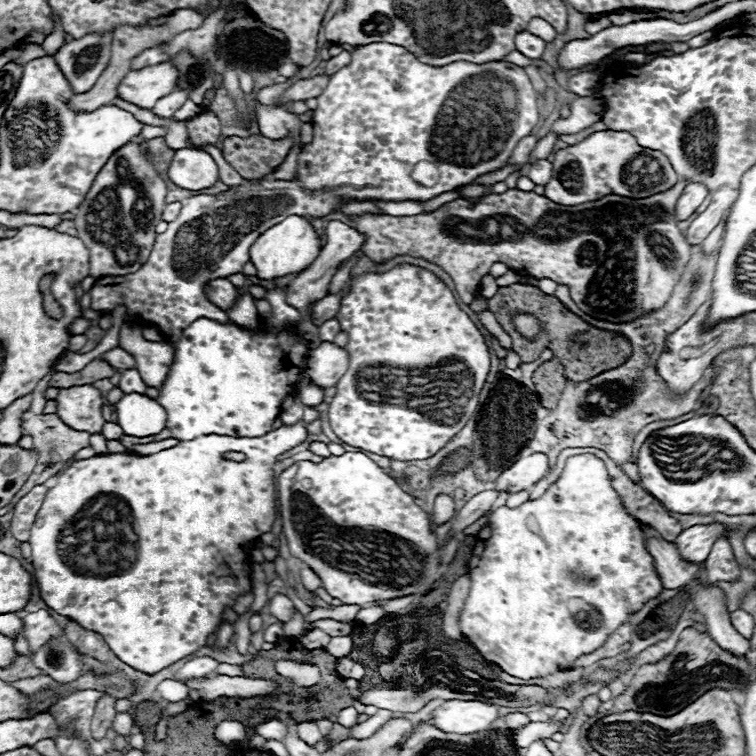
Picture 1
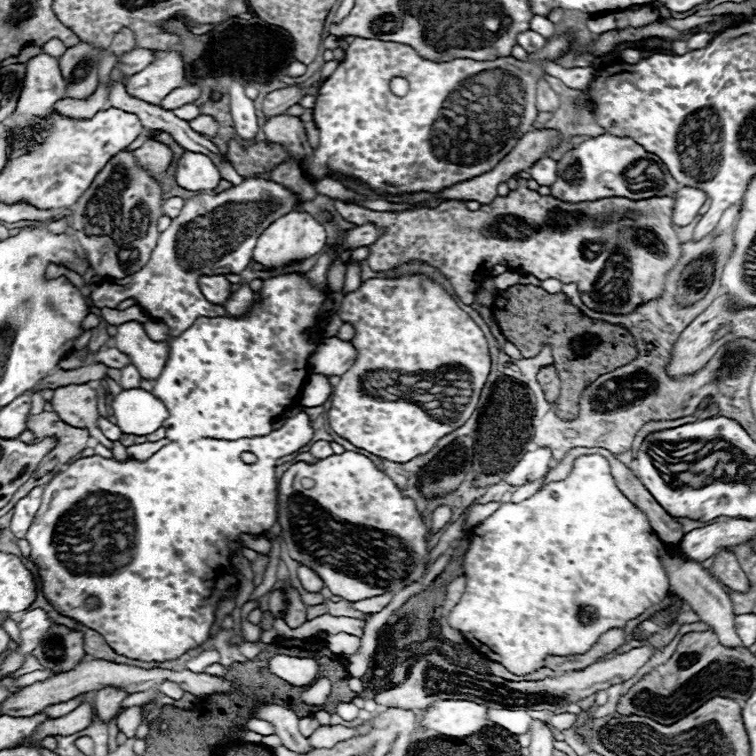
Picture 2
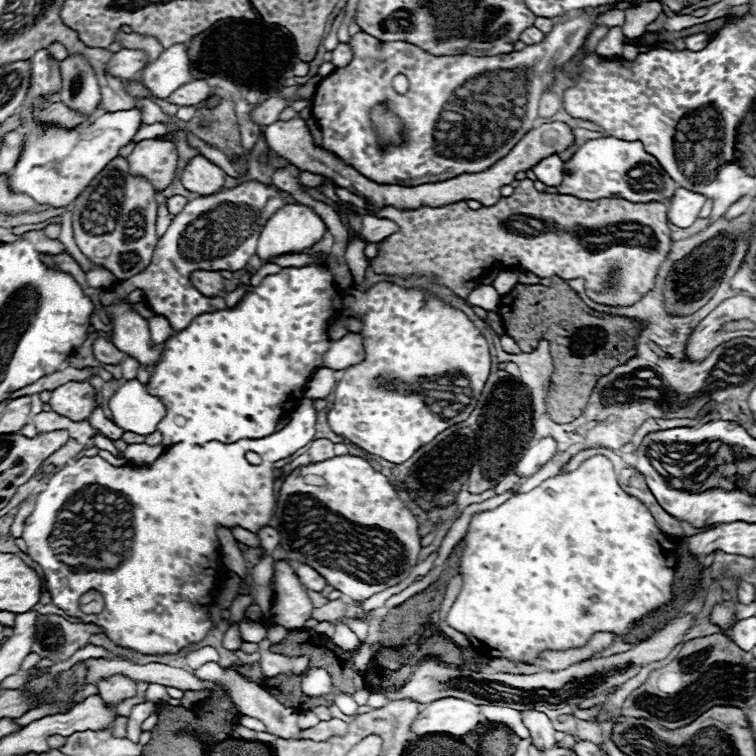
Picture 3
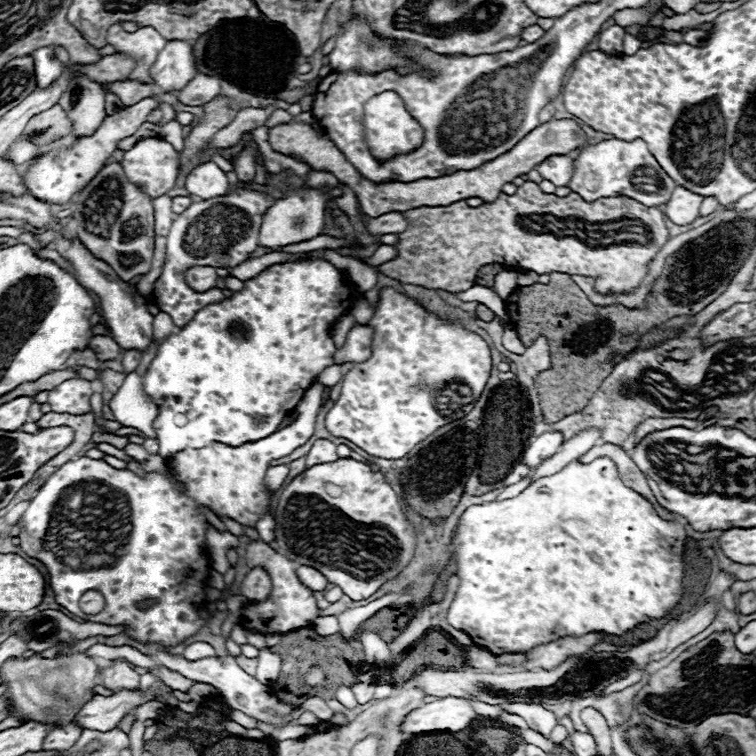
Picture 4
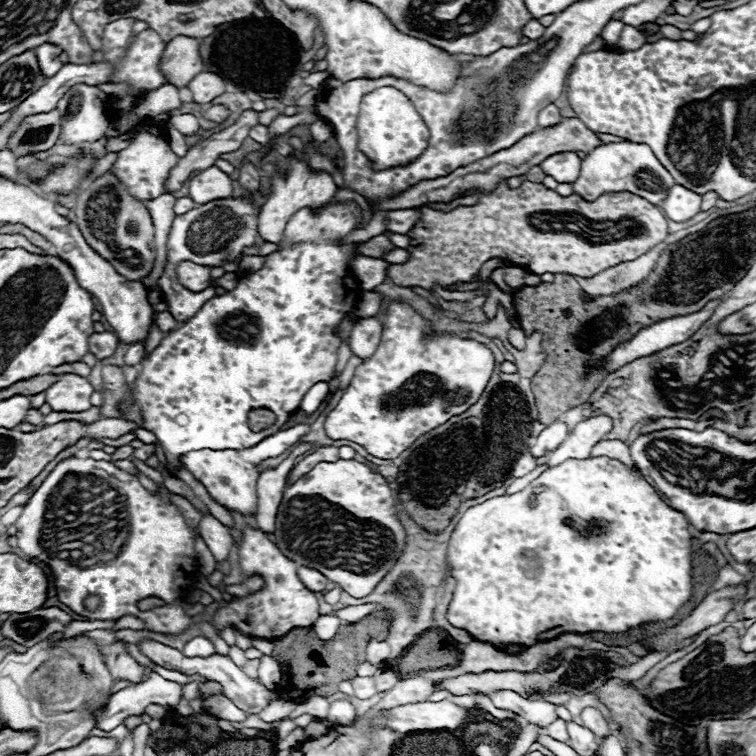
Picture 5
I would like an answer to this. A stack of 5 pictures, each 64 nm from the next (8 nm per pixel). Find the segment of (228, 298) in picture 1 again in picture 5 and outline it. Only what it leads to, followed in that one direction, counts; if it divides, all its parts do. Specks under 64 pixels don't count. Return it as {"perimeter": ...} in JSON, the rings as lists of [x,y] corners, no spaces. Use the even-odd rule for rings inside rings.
{"perimeter":[[[182,262],[178,266],[178,278],[180,278],[180,284],[190,288],[192,292],[202,292],[210,286],[210,266]]]}

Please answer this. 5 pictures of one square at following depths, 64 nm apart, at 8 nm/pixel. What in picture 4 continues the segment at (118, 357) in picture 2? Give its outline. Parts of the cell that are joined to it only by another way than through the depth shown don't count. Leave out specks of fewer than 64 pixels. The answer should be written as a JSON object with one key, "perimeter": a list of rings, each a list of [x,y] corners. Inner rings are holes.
{"perimeter":[[[94,336],[90,340],[90,348],[94,350],[98,360],[116,360],[120,356],[120,346],[110,336]]]}

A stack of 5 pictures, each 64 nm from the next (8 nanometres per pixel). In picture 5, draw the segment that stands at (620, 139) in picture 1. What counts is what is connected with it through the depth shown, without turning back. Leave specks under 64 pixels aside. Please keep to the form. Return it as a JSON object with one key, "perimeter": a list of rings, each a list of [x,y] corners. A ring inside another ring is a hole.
{"perimeter":[[[608,142],[608,144],[600,144],[594,150],[590,150],[582,162],[580,162],[580,176],[578,180],[572,184],[574,192],[580,194],[584,200],[592,202],[598,196],[602,196],[604,192],[630,192],[636,194],[644,200],[648,200],[654,206],[660,206],[662,200],[666,200],[668,190],[674,186],[674,178],[670,176],[670,172],[666,172],[666,168],[658,162],[658,158],[654,156],[654,152],[650,150],[648,144],[636,144],[636,142]],[[642,170],[652,170],[652,188],[646,188],[644,182],[638,178],[638,174]]]}

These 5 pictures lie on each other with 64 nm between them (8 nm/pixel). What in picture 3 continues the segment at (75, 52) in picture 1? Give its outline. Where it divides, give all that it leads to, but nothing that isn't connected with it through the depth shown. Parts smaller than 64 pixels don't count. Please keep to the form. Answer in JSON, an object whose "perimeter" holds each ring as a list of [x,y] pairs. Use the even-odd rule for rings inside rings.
{"perimeter":[[[82,54],[68,56],[60,62],[62,70],[62,92],[60,100],[70,106],[78,108],[82,112],[96,112],[96,106],[100,104],[100,86],[94,74],[94,68]]]}

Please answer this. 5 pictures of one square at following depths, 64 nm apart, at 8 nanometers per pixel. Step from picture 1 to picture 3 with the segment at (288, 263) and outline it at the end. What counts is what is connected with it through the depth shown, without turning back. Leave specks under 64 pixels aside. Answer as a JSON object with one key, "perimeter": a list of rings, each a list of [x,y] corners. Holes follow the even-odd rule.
{"perimeter":[[[286,204],[280,212],[276,212],[266,228],[262,228],[258,246],[256,246],[256,256],[264,262],[272,262],[272,258],[282,256],[282,254],[302,254],[304,250],[316,246],[326,232],[326,224],[312,212],[312,208],[304,204]]]}

